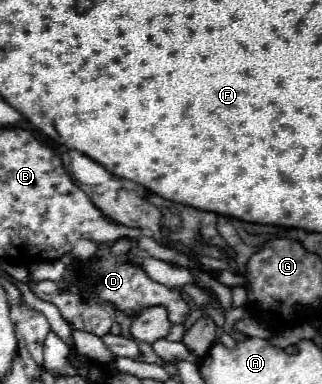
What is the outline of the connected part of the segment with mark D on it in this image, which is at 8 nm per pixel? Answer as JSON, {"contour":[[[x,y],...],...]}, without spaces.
{"contour":[[[120,238],[120,240],[116,240],[108,246],[108,256],[94,254],[92,258],[82,260],[76,268],[72,266],[70,260],[66,260],[68,280],[66,280],[64,288],[70,288],[70,292],[76,292],[84,302],[112,304],[114,308],[118,308],[126,316],[134,316],[134,314],[138,314],[138,312],[142,312],[144,308],[150,308],[150,306],[164,306],[166,312],[168,312],[170,324],[184,324],[184,320],[190,312],[186,300],[182,298],[182,294],[178,290],[150,280],[142,266],[130,262],[128,256],[130,256],[132,246],[134,246],[134,240]]]}

